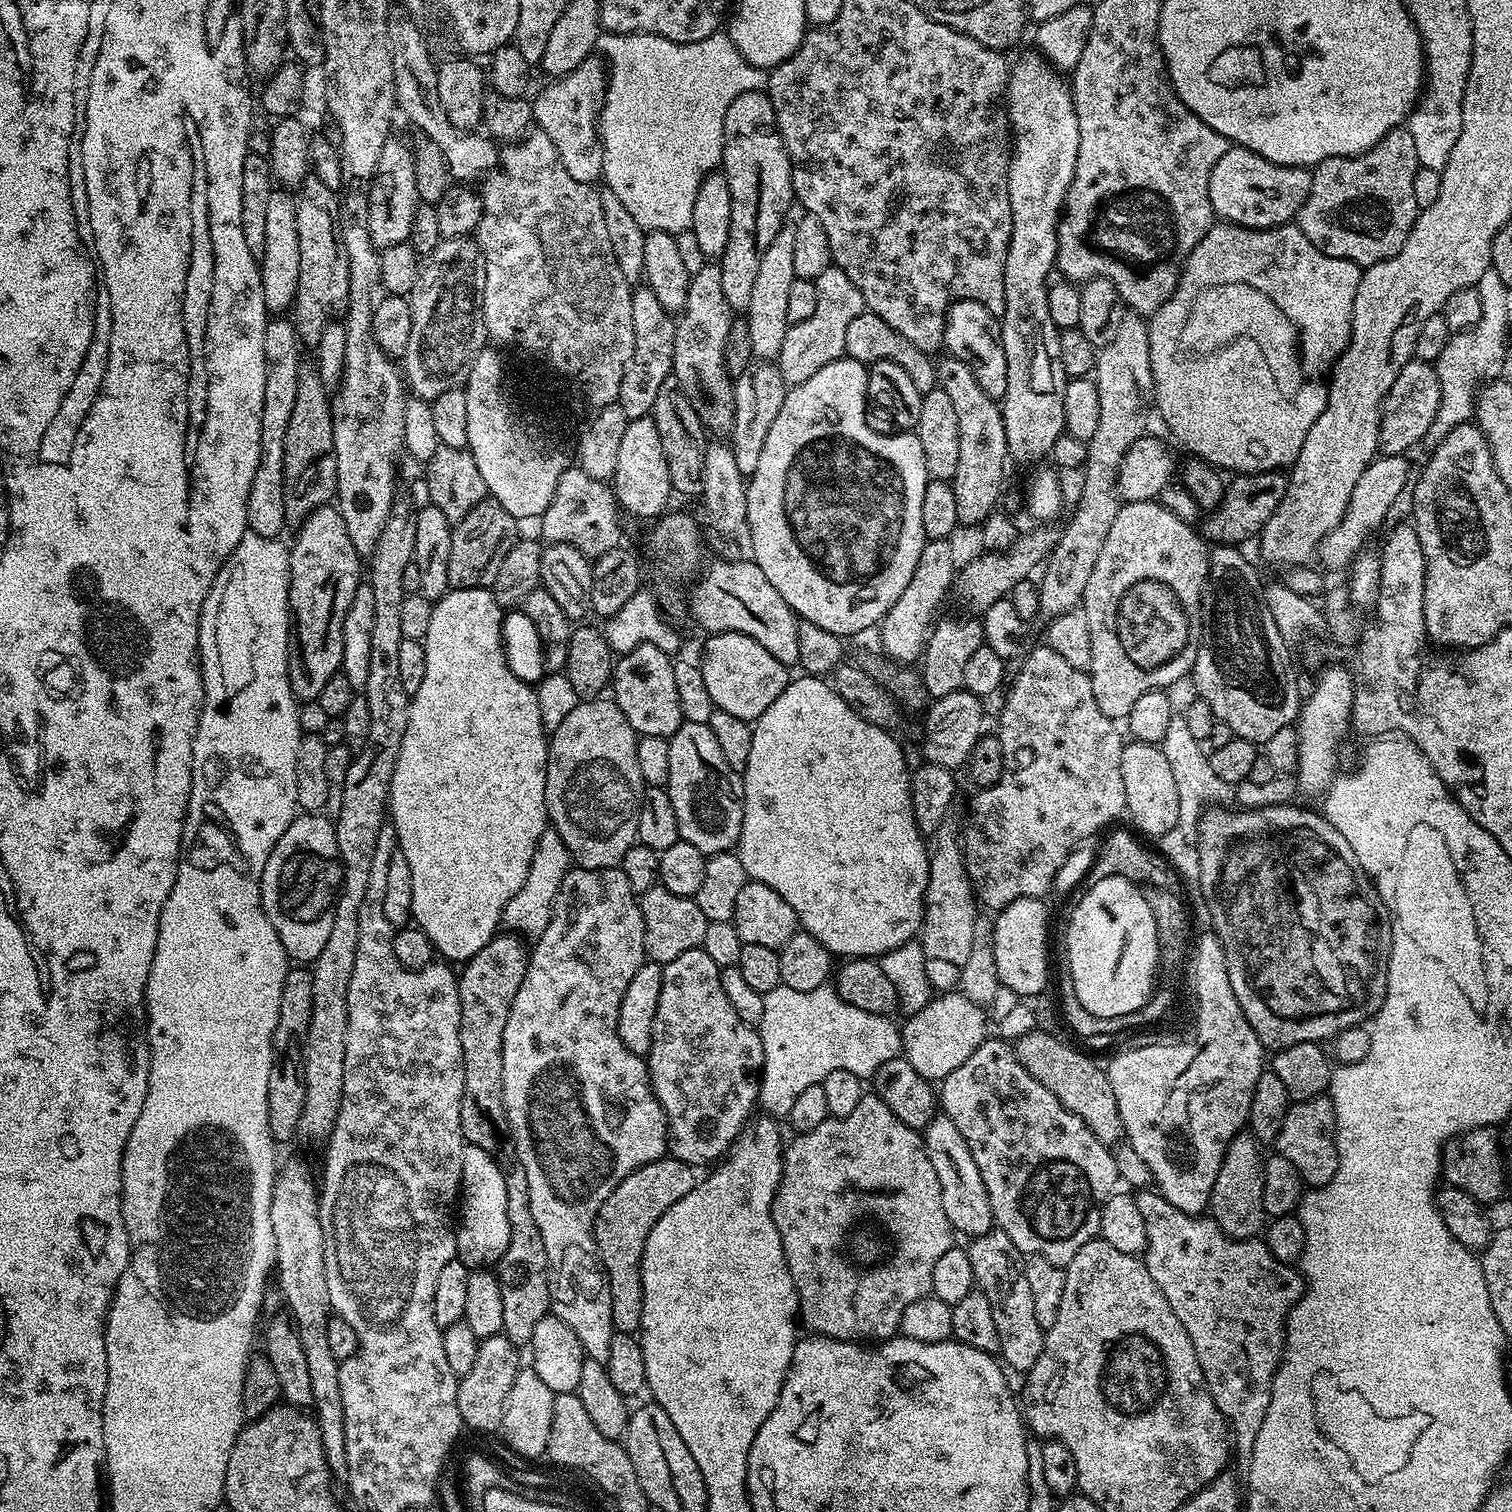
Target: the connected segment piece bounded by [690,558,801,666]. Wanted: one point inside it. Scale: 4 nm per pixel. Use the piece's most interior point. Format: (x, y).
(733, 596)

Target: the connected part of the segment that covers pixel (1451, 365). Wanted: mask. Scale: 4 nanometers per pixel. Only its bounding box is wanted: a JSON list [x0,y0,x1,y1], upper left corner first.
[1423,268,1510,449]

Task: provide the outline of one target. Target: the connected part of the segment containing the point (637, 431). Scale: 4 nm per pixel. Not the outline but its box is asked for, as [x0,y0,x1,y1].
[610,415,674,518]

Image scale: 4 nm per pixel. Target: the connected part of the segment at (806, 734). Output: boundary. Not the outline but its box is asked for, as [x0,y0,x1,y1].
[738,674,930,958]

